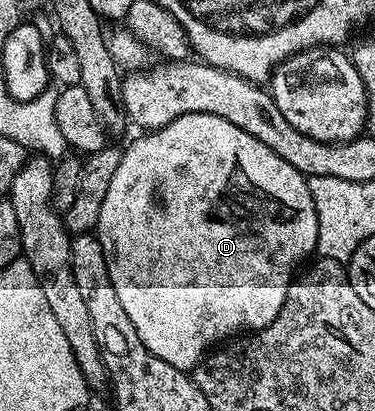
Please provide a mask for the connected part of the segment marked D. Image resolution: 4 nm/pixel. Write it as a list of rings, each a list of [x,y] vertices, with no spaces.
[[[180,116],[172,120],[172,124],[141,136],[143,138],[136,139],[130,147],[122,150],[120,168],[116,168],[116,176],[112,176],[112,184],[108,184],[108,196],[104,196],[104,204],[100,204],[96,233],[104,248],[104,260],[112,288],[116,288],[116,296],[124,312],[128,312],[128,320],[132,320],[132,328],[136,328],[136,336],[140,336],[144,348],[148,348],[152,356],[160,356],[164,364],[172,364],[172,368],[190,372],[211,348],[225,343],[229,334],[238,336],[243,332],[262,330],[272,324],[272,320],[276,320],[280,308],[284,308],[290,283],[296,277],[294,269],[318,249],[316,204],[312,204],[312,192],[305,174],[296,172],[296,168],[292,168],[288,160],[280,160],[280,156],[276,156],[276,152],[272,152],[268,144],[260,144],[256,136],[248,136],[248,132],[236,128],[236,124],[228,124],[228,120],[220,116]]]

